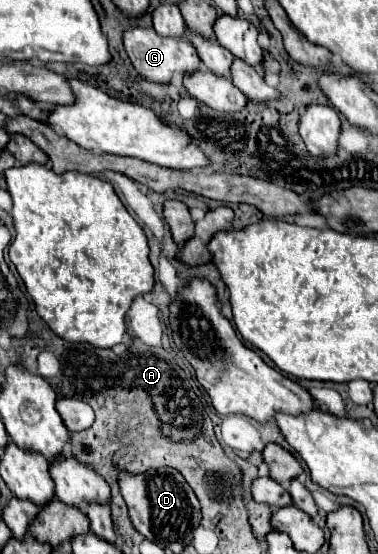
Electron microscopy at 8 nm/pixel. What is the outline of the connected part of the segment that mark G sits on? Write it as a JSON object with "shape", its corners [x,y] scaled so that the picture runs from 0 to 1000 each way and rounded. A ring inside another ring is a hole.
{"shape":[[[354,49],[339,52],[328,60],[328,88],[354,117],[354,125],[365,128],[370,139],[381,139],[386,146],[407,146],[407,150],[444,150],[455,143],[460,132],[519,132],[534,125],[534,110],[519,96],[519,85],[503,81],[492,70],[439,70],[413,63],[407,52],[381,52],[381,49]]]}

